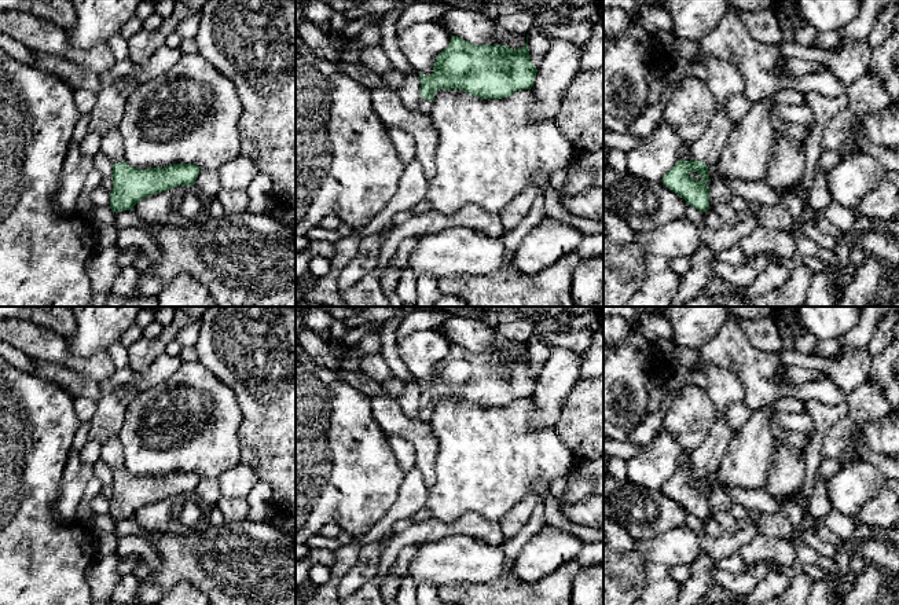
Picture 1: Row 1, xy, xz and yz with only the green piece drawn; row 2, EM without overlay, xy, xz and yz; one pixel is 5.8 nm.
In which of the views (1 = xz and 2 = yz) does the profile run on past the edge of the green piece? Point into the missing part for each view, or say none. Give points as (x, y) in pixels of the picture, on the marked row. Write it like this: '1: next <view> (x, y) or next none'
1: next xz (425, 105)
2: next yz (725, 79)

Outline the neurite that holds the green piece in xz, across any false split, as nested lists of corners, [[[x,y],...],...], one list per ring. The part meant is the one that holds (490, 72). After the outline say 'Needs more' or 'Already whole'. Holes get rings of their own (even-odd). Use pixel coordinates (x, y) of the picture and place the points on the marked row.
[[[526,34],[526,45],[520,47],[518,50],[511,50],[507,45],[474,45],[469,41],[451,36],[451,41],[445,50],[443,50],[434,60],[433,73],[430,76],[425,76],[419,73],[421,78],[421,98],[418,104],[418,111],[429,113],[433,107],[434,92],[437,89],[460,89],[471,96],[477,96],[481,99],[503,99],[510,96],[511,94],[521,89],[531,89],[535,84],[537,69],[532,65],[529,50],[528,50],[528,34]]]. Needs more

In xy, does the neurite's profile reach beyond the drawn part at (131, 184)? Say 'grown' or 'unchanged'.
grown

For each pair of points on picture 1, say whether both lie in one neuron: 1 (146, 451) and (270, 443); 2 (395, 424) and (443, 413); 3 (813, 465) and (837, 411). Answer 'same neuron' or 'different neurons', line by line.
1: different neurons
2: different neurons
3: same neuron

